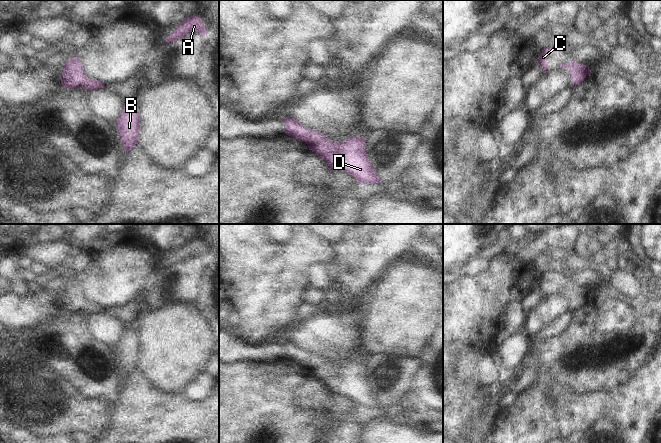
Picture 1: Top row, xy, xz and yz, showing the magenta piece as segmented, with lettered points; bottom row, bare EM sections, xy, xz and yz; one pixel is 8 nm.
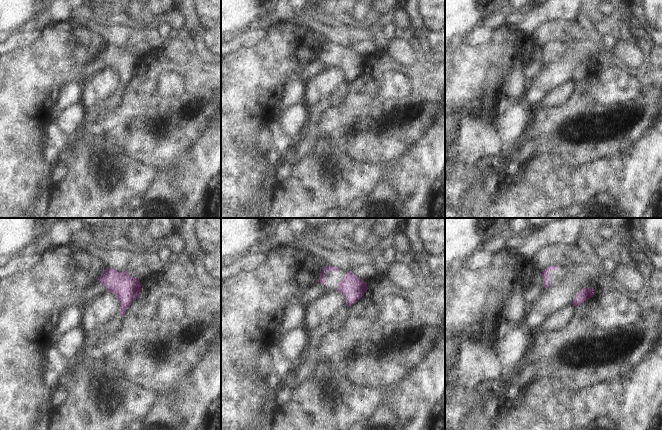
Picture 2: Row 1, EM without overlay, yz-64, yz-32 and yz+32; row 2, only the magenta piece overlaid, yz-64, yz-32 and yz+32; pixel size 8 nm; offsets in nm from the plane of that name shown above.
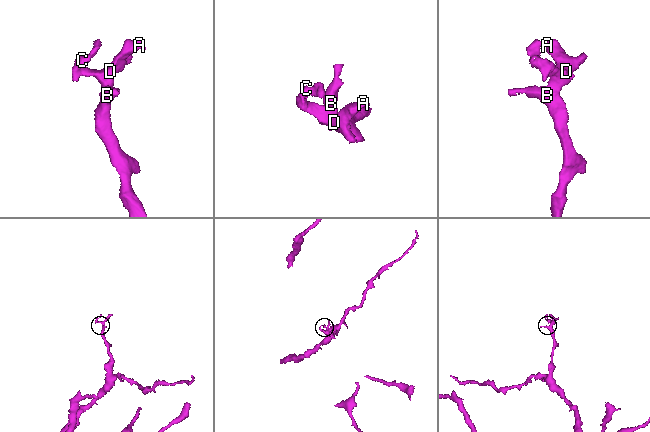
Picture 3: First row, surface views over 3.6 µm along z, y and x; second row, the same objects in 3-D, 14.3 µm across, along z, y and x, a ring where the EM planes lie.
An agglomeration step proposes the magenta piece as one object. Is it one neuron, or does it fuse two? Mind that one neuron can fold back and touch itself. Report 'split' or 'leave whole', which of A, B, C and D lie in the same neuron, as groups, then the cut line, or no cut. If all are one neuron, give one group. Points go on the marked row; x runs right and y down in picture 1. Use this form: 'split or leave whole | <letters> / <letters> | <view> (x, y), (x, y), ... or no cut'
leave whole | A B C D | no cut

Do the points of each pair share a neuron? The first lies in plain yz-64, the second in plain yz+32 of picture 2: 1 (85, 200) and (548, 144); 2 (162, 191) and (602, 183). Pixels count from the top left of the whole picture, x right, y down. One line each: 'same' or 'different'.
1: different
2: different

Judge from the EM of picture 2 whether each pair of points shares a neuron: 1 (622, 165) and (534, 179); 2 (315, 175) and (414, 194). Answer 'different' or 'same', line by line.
1: same
2: same

